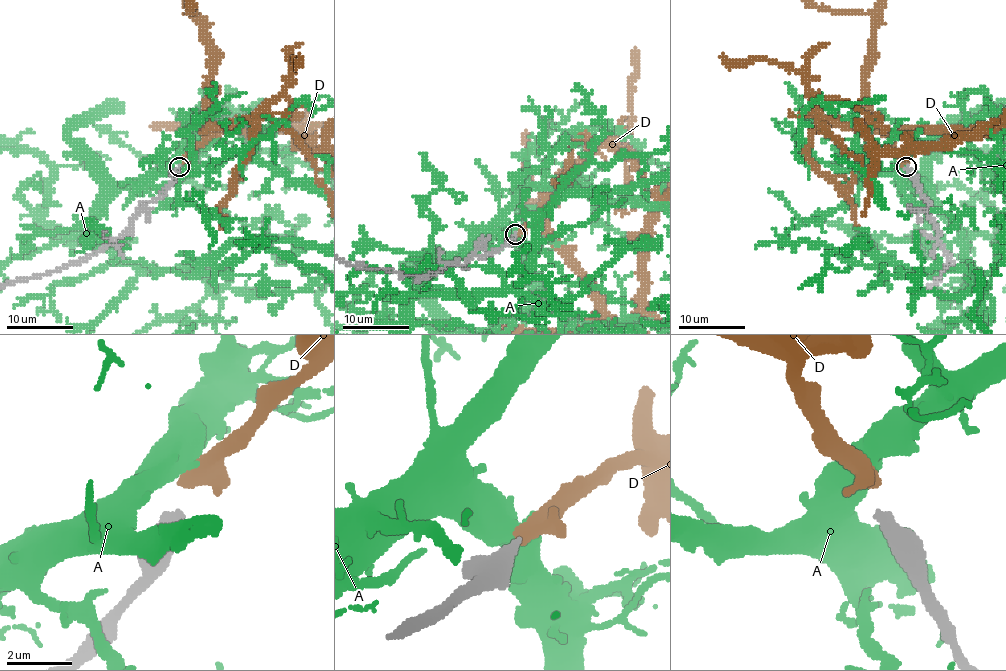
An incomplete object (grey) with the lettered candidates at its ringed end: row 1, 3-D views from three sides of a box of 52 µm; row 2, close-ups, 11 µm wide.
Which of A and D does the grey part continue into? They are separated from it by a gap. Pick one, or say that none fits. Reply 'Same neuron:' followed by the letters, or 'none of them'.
Same neuron: D

